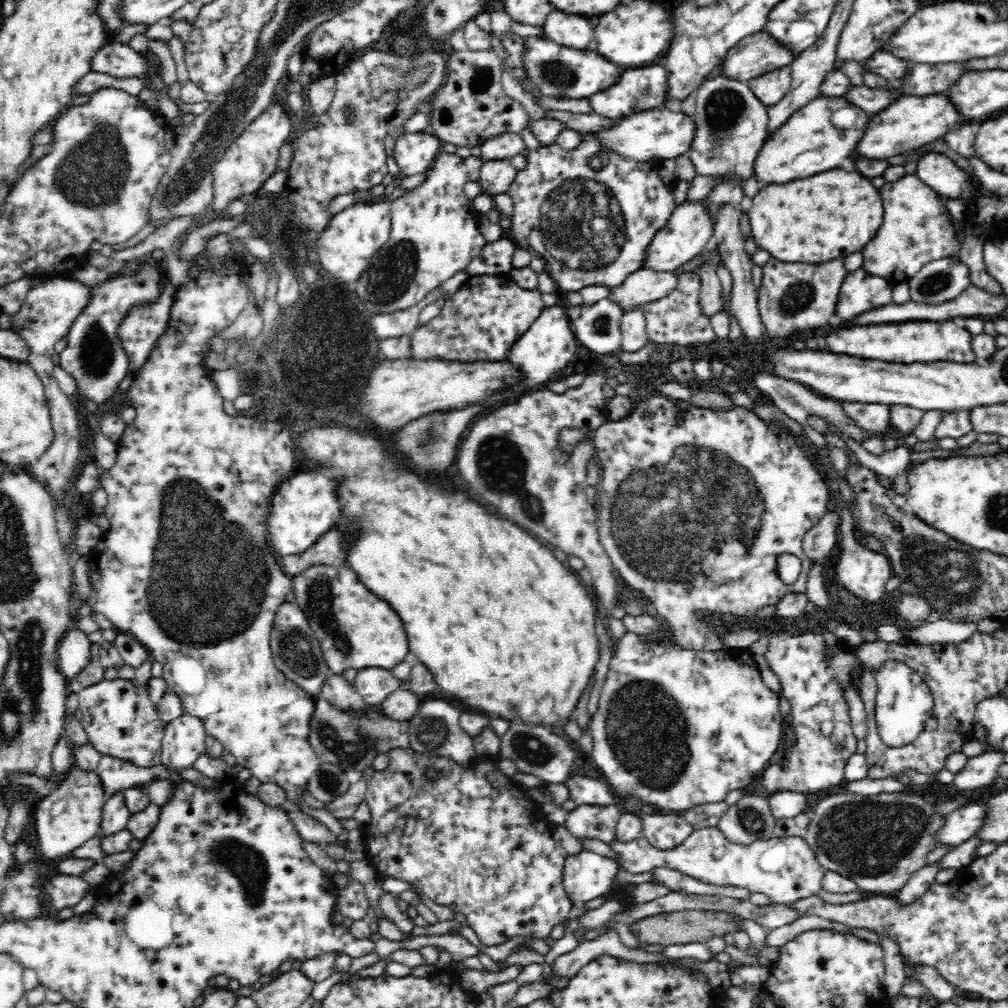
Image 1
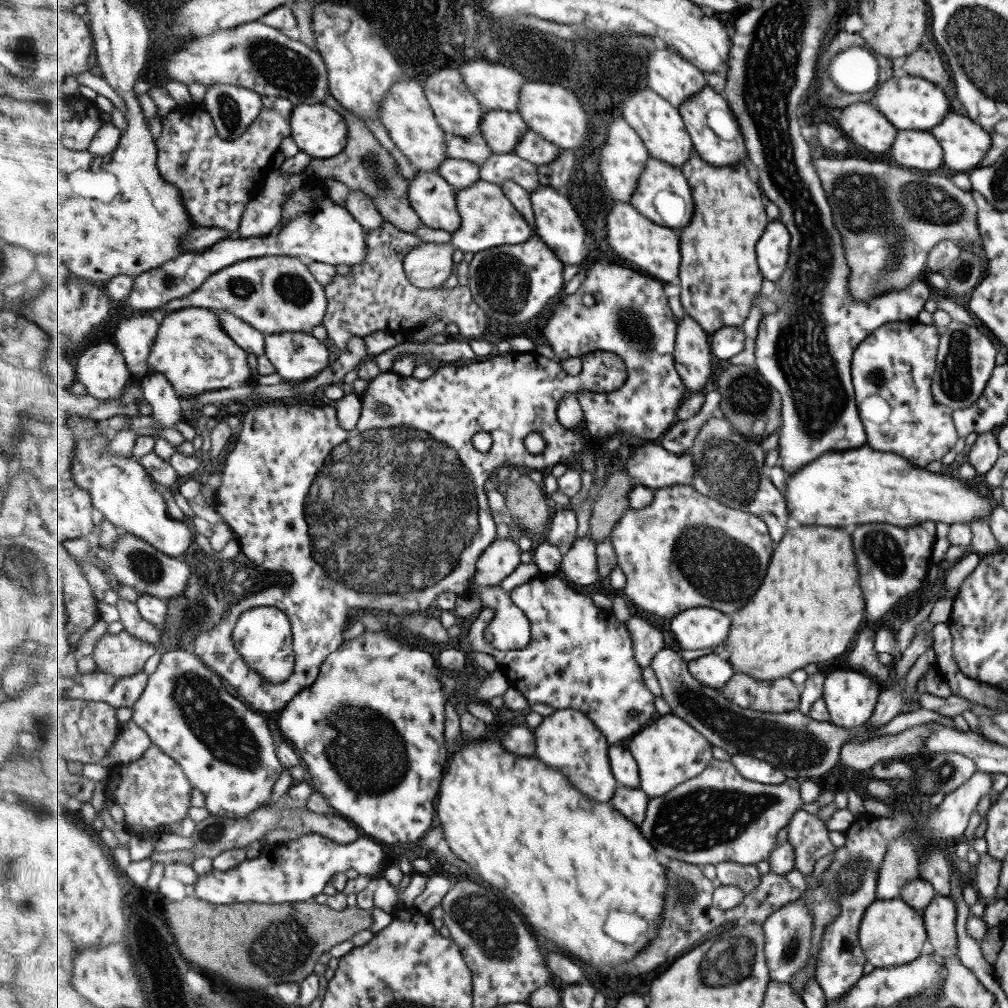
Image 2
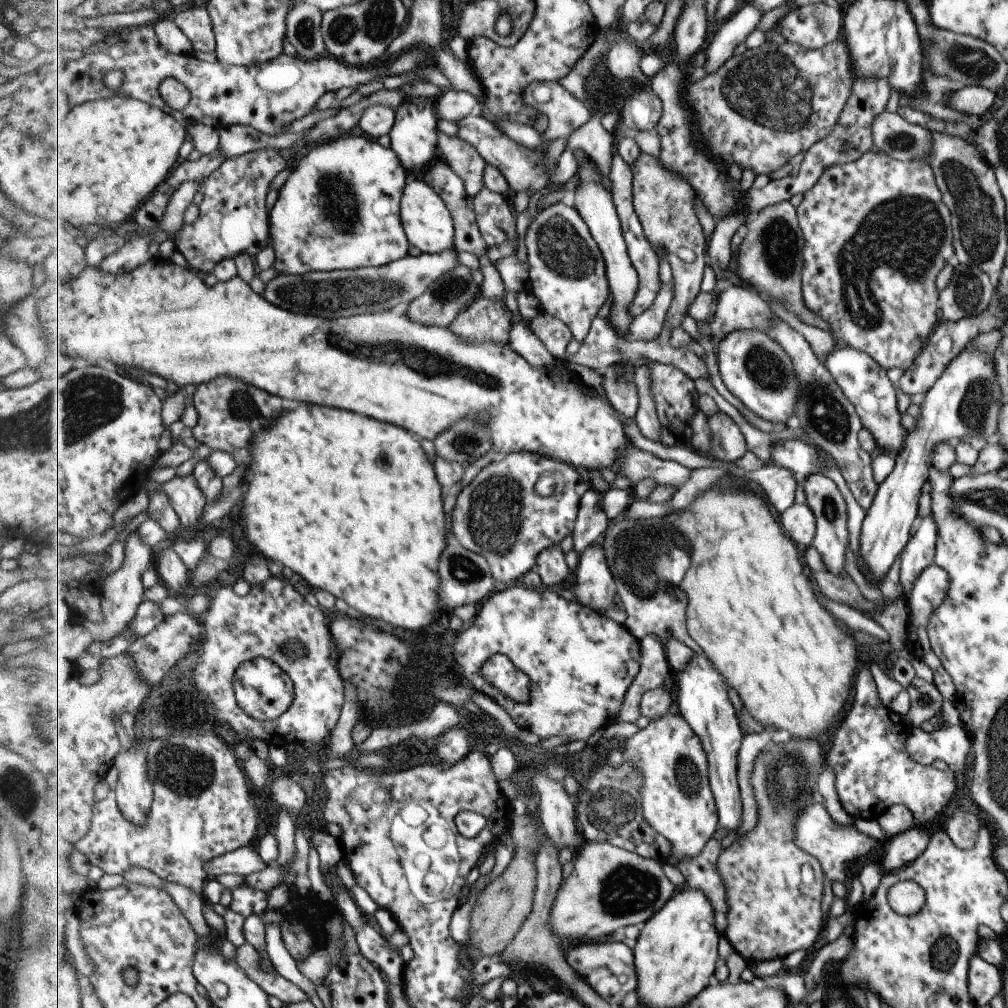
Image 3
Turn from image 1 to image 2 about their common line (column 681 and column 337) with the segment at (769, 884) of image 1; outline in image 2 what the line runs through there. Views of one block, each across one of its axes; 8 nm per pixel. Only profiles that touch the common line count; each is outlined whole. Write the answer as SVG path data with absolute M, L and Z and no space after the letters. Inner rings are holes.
M311 832L301 838L282 842L281 858L269 858L269 856L247 858L229 871L212 868L209 872L199 875L193 894L197 892L197 897L213 904L312 902L317 894L326 890L331 879L339 872L353 868L359 875L378 875L385 860L383 851L381 842L363 834L351 844L337 844L327 836Z

